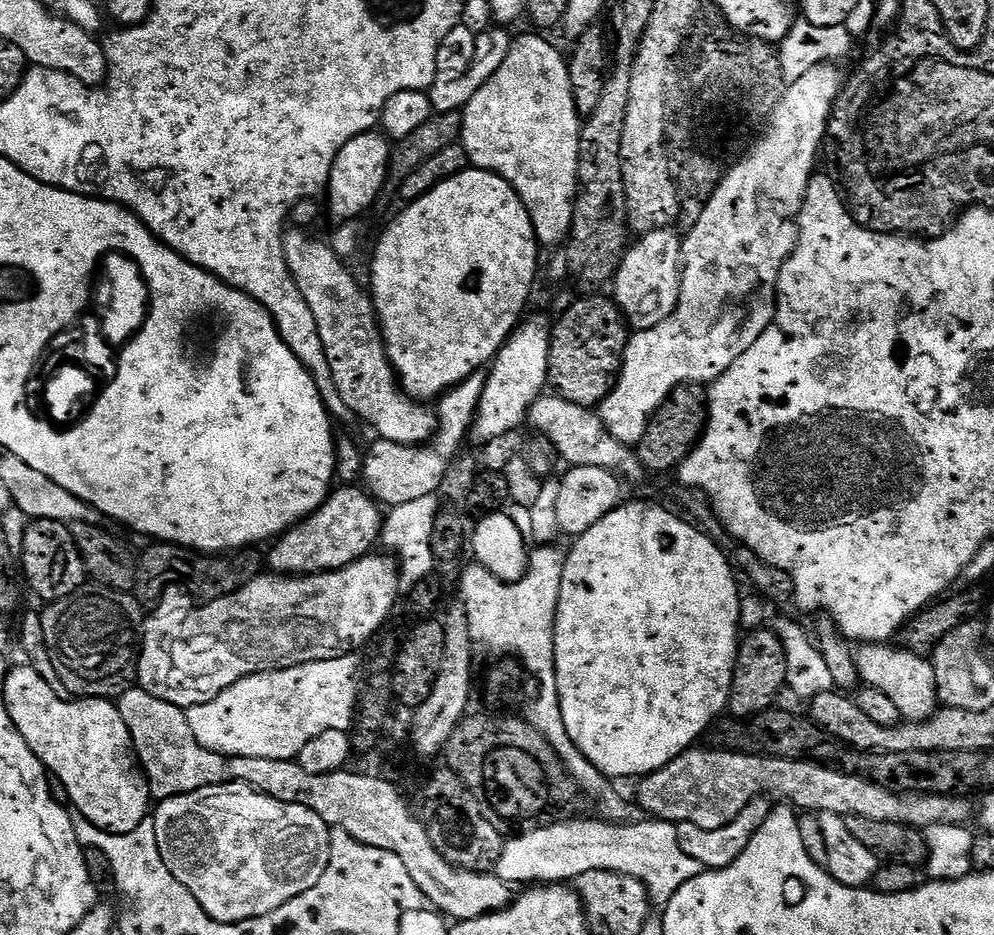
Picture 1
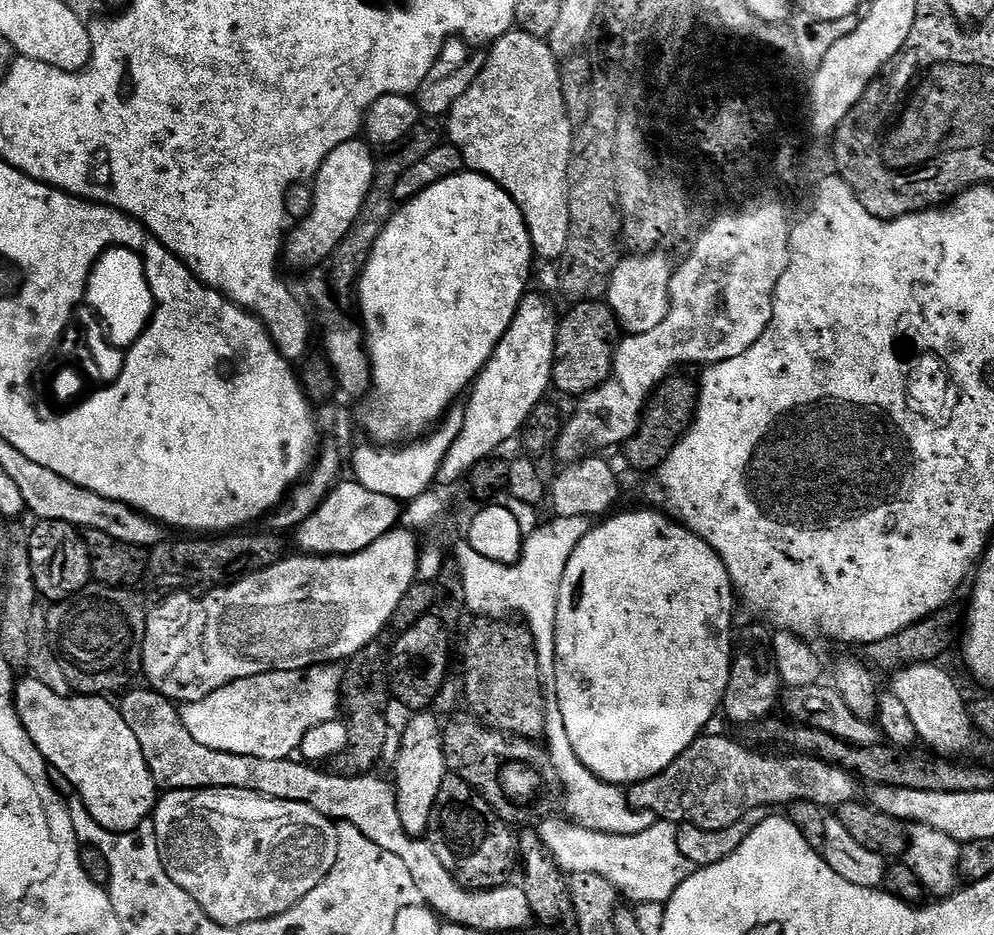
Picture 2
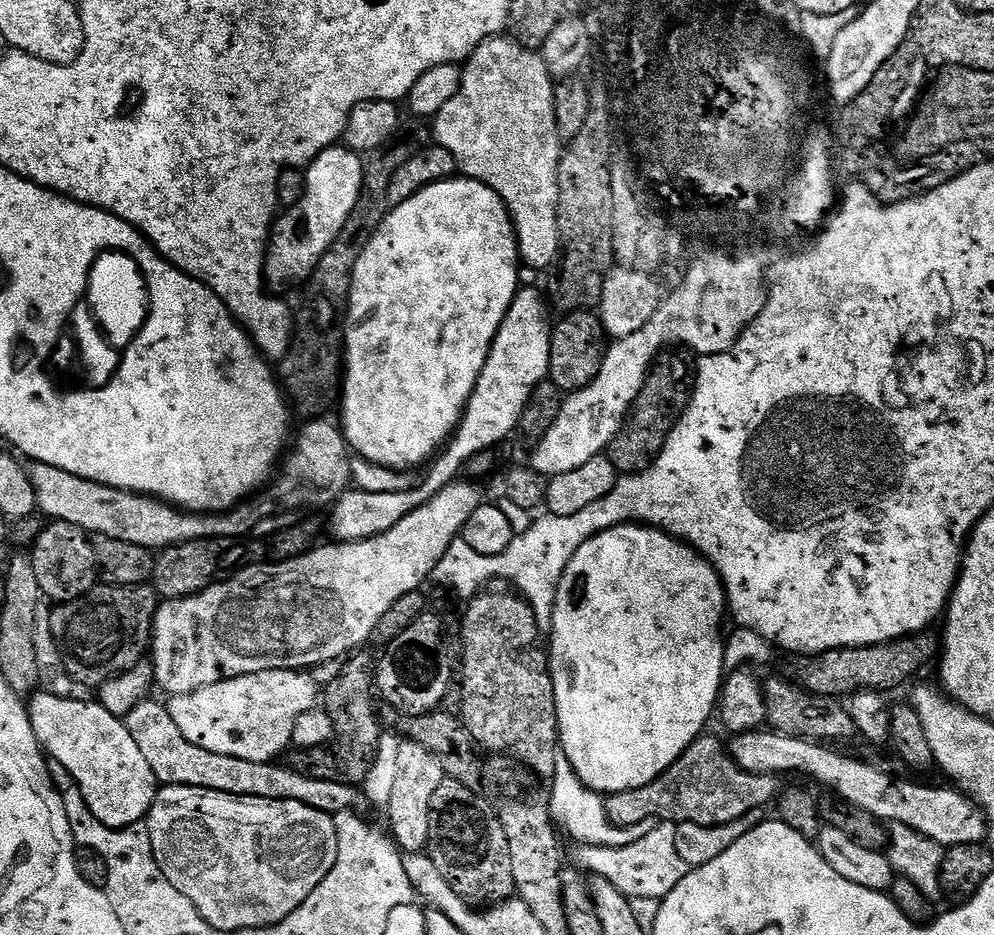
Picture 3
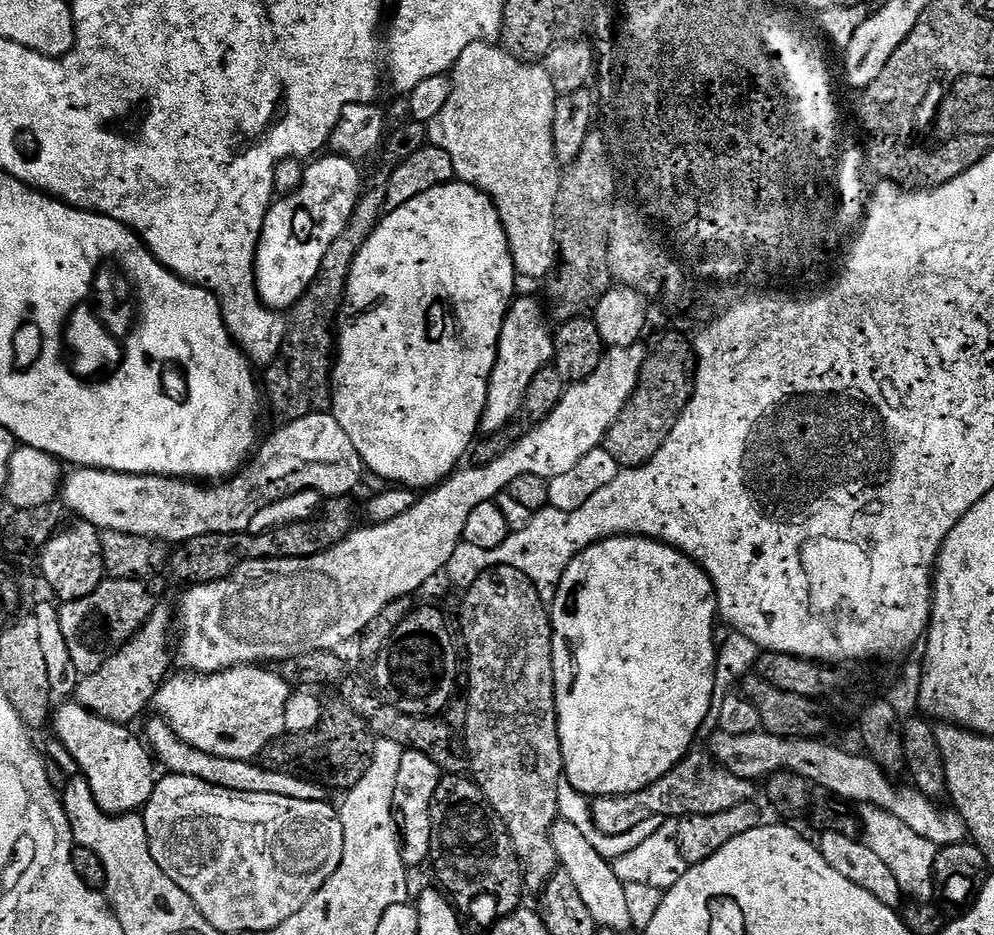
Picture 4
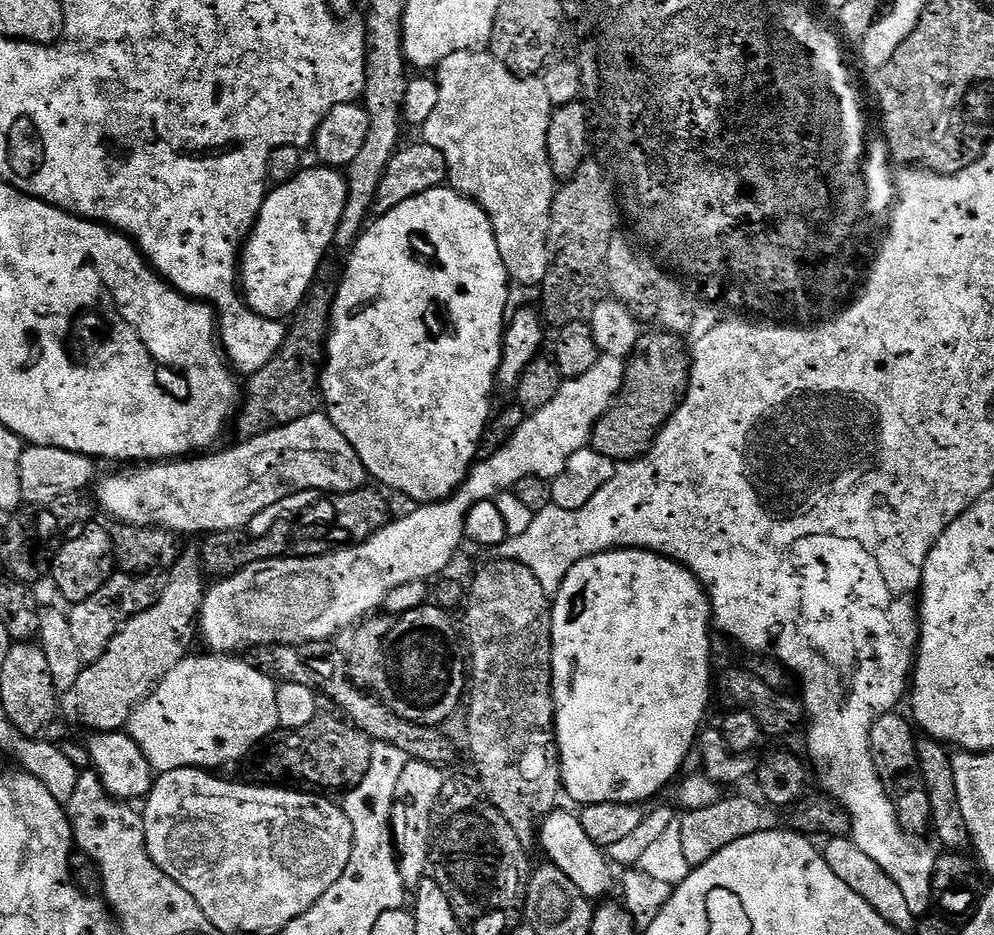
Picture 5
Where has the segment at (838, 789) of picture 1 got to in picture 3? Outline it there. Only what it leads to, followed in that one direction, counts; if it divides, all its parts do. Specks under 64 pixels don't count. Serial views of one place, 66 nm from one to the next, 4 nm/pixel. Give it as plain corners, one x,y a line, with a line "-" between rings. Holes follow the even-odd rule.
701,734
654,782
638,786
638,790
611,793
605,804
609,819
621,828
634,827
646,818
674,825
694,822
698,826
722,826
759,808
767,809
779,797
781,781
742,770
725,741
723,744
708,735

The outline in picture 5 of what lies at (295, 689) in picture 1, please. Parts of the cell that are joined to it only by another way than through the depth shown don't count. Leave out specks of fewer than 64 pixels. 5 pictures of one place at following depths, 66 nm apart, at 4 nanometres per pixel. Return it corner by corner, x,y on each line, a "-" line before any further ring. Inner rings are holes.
189,654
185,656
182,662
178,662
178,666
174,666
174,670
170,670
170,674
166,674
166,678
162,678
162,682
150,693
149,696
141,700
140,705
132,711
132,716
128,719
126,731
131,736
133,742
142,750
144,757
150,762
150,766
157,773
169,772
170,770
178,770
179,768
202,768
205,770
220,770
223,764
232,764
235,760
240,760
248,751
251,753
257,746
263,745
269,739
267,737
272,731
280,728
278,722
278,698
276,697
277,681
272,680
266,674
262,674
247,659
237,658
232,654
203,654
204,656
196,656
197,654

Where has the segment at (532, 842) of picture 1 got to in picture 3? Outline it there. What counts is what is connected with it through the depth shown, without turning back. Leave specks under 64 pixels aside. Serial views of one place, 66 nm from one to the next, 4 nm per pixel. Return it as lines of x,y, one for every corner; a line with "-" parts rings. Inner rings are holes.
660,822
656,830
628,846
583,845
579,849
581,851
579,867
589,873
592,871
593,877
610,882
610,886
617,888
631,901
638,898
663,901
690,871
688,864
682,862
678,855
678,845
674,843
675,833
676,825

